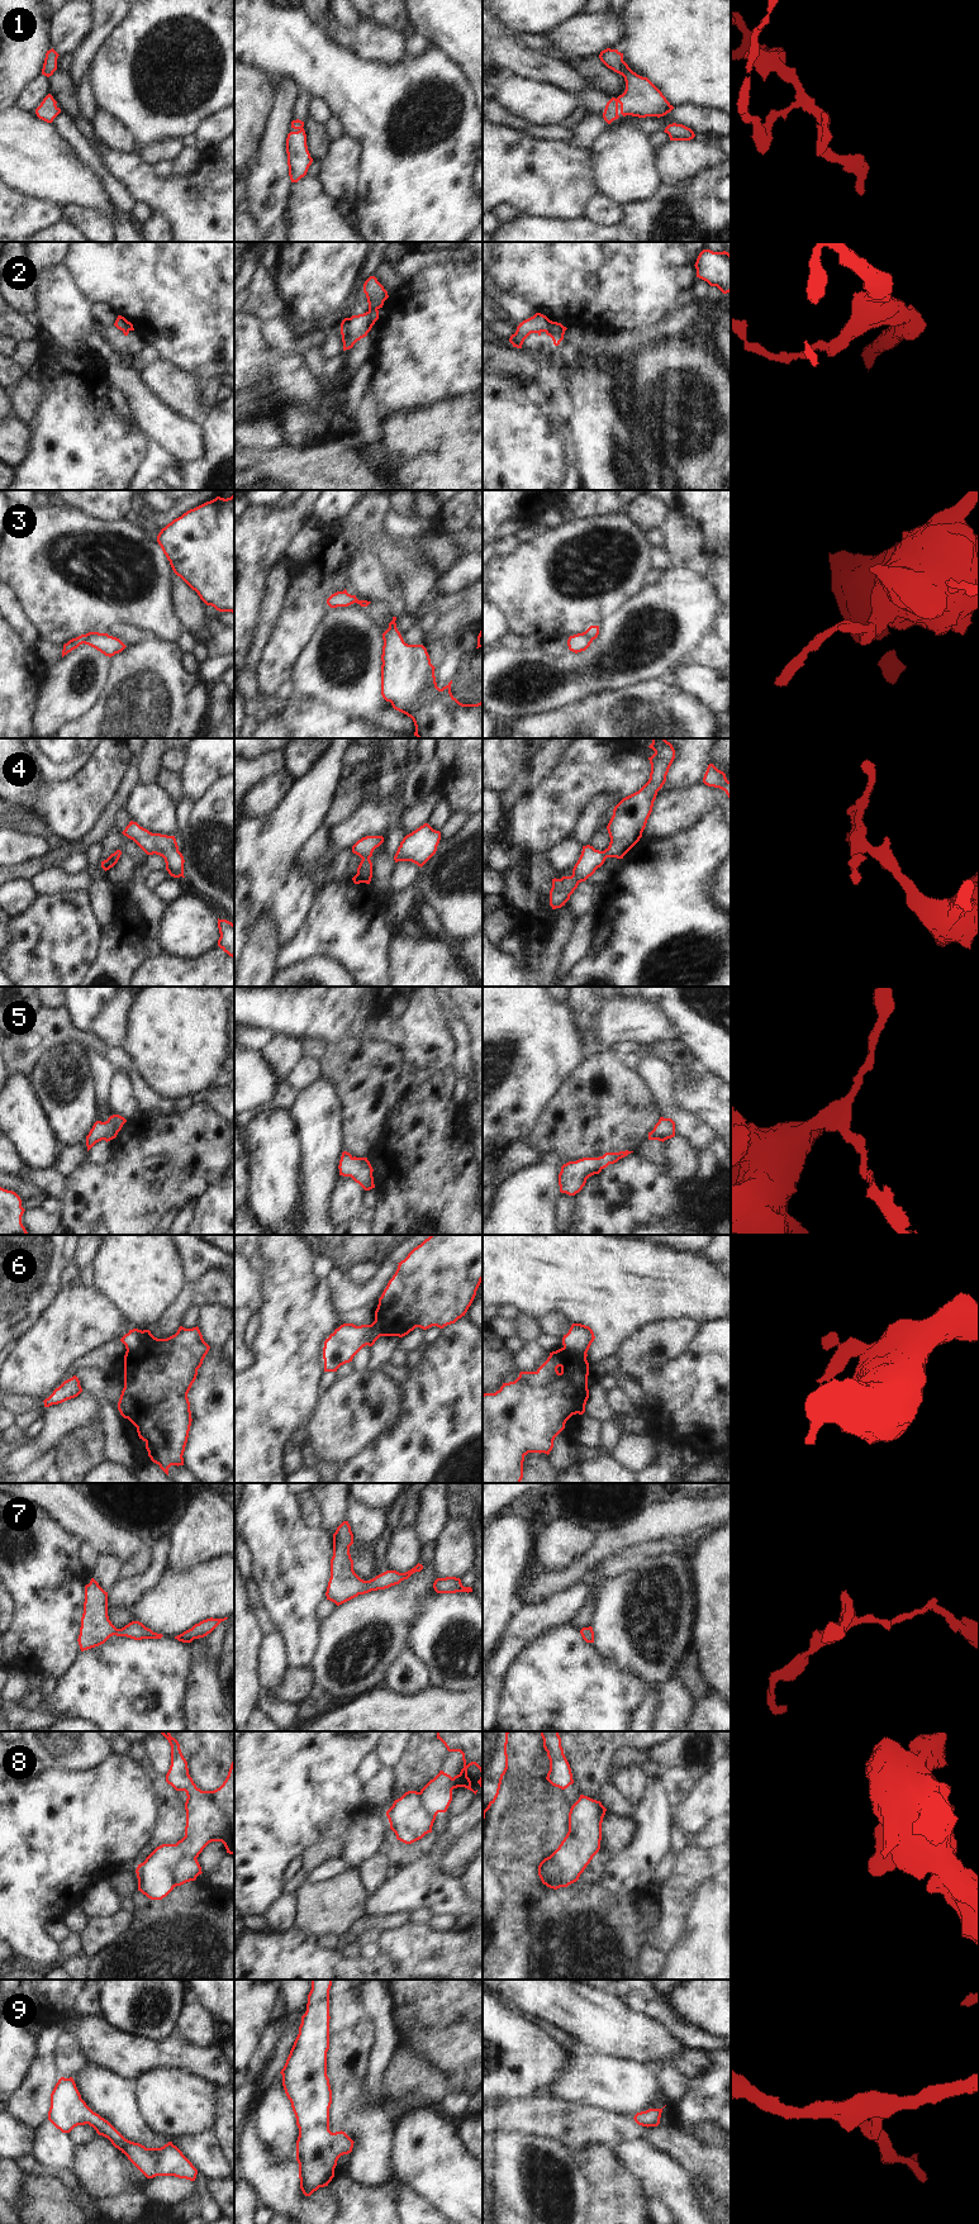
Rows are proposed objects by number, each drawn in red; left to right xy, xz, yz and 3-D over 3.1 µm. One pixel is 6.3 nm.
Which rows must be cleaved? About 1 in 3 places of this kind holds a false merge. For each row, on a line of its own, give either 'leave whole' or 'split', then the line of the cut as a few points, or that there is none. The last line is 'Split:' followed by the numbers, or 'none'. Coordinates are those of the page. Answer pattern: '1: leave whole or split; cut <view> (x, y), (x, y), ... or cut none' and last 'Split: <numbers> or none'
1: leave whole; cut none
2: split; cut yz (555, 322), (546, 332)
3: split; cut xy (96, 632), (81, 642)
4: leave whole; cut none
5: leave whole; cut none
6: split; cut xy (142, 1331), (139, 1344), (134, 1349), (127, 1350)
7: leave whole; cut none
8: split; cut xy (195, 1857), (183, 1856), (174, 1864), (174, 1886)
9: leave whole; cut none
Split: 2, 3, 6, 8

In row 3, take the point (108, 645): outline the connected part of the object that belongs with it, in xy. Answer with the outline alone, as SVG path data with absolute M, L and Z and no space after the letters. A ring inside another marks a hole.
M99 632L86 637L82 643L96 648L109 657L122 652L127 647L119 638Z

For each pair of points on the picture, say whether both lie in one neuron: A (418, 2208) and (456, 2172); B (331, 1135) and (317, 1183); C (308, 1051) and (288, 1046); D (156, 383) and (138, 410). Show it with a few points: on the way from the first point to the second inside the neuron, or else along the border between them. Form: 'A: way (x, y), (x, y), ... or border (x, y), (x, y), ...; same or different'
A: border (400, 2185), (423, 2198), (436, 2210); different
B: way (322, 1146), (318, 1172); same
C: border (300, 1041), (300, 1049), (304, 1055); different
D: border (139, 372), (142, 384), (172, 412); different

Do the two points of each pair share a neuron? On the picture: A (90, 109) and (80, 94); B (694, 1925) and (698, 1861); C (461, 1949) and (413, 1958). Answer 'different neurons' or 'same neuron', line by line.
A: same neuron
B: different neurons
C: same neuron

